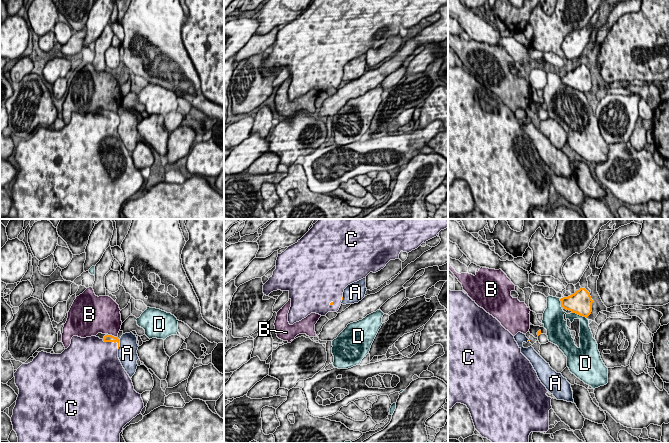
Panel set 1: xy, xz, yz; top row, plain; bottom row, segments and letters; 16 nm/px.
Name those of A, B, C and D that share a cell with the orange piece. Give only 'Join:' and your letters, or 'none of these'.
Join: C

